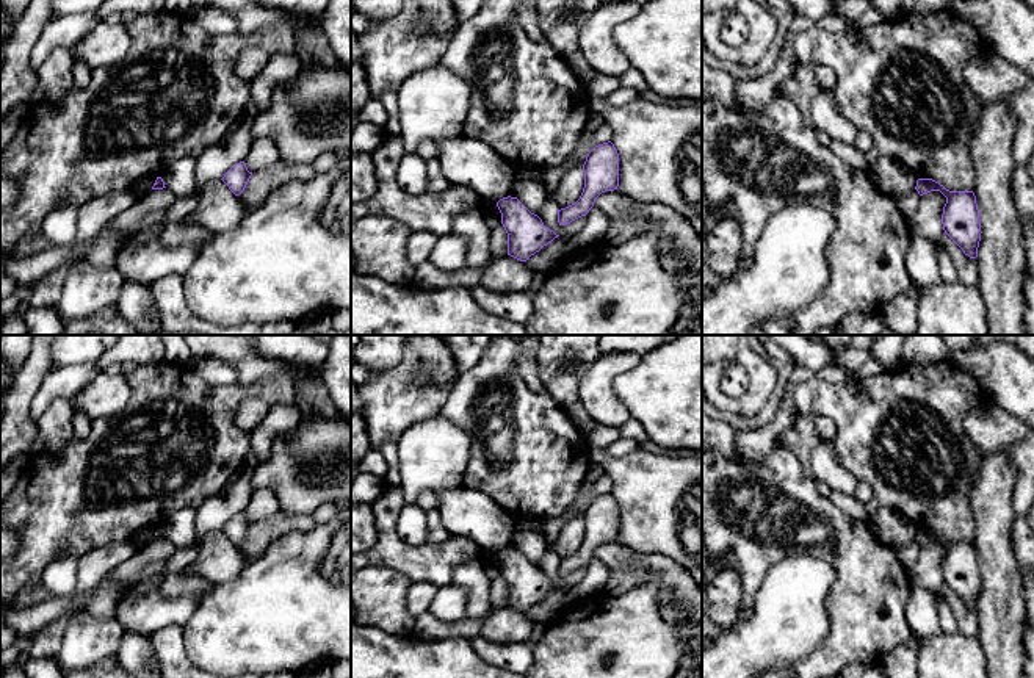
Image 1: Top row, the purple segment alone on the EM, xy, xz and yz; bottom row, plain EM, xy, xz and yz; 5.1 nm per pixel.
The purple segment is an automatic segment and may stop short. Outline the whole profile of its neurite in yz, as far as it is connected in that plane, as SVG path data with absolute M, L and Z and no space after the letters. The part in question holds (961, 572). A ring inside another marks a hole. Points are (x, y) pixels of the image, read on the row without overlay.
M918 529L915 540L920 546L940 542L946 548L942 565L943 581L965 606L976 609L982 582L974 543L949 542L932 529Z

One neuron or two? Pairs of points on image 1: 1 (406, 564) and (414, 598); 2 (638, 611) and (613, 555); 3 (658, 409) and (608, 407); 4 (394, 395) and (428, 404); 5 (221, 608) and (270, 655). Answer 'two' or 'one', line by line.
1: two
2: two
3: two
4: one
5: one

